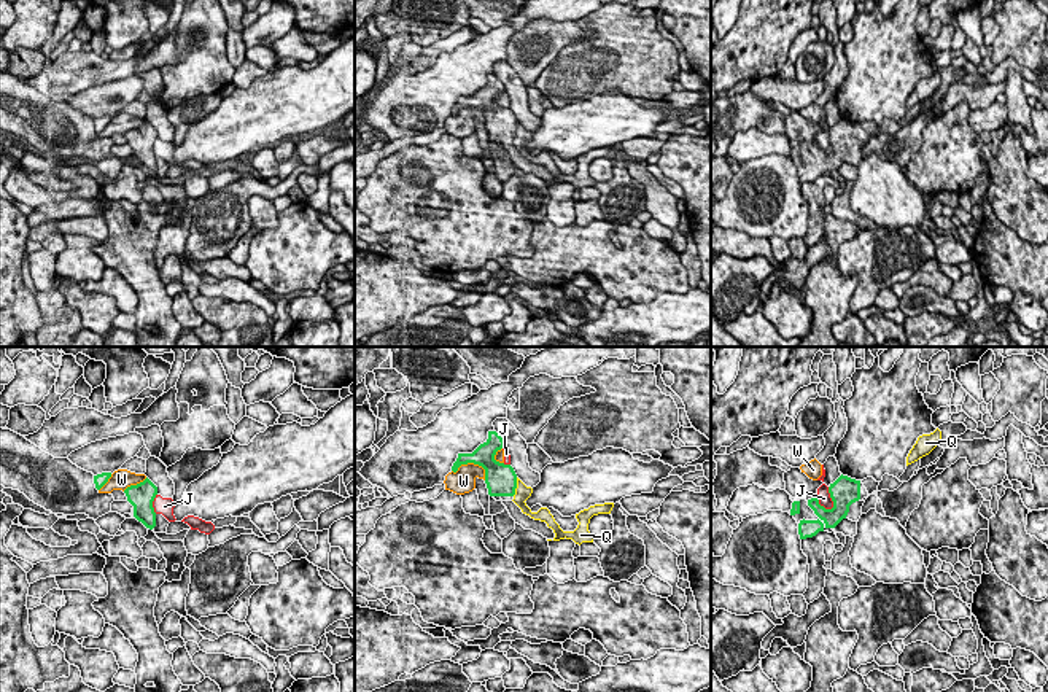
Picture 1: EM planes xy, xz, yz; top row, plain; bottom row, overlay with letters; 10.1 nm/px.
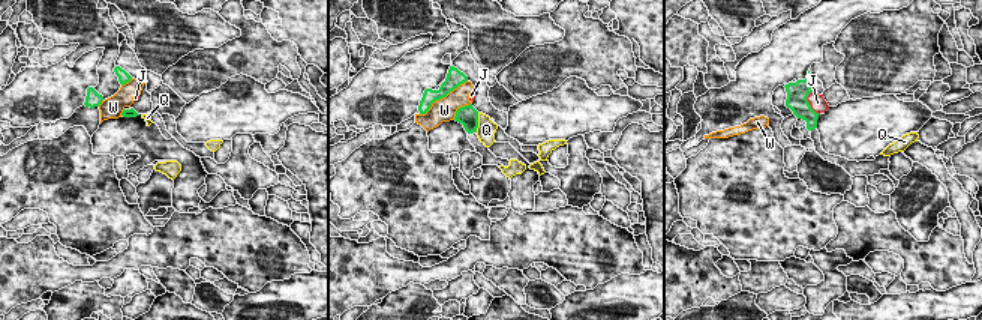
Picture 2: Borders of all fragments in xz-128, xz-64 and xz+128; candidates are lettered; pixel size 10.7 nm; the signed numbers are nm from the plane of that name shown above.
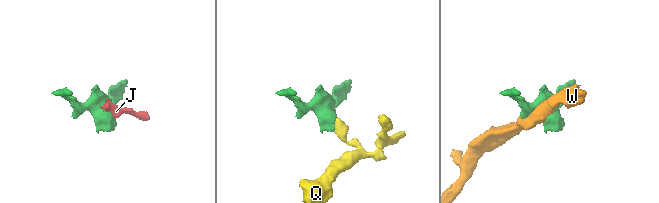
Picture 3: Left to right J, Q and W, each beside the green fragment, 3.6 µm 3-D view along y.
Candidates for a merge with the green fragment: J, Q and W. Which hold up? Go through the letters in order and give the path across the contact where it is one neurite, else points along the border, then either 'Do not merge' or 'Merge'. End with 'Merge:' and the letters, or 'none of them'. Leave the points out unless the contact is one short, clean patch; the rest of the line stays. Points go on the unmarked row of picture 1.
J: Boundary: yz (829, 131), (832, 150), (826, 153). Do not merge
Q: Boundary: xz (517, 121), (517, 131), (512, 139). Do not merge
W: Do not merge
Merge: none of them

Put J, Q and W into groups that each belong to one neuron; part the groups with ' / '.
J W / Q

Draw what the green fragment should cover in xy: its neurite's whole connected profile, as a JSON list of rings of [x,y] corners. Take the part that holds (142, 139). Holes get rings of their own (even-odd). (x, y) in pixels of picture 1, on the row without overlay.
[[[146,121],[143,126],[127,130],[124,137],[134,150],[134,161],[153,173],[156,170],[153,145],[157,138],[157,130]]]

